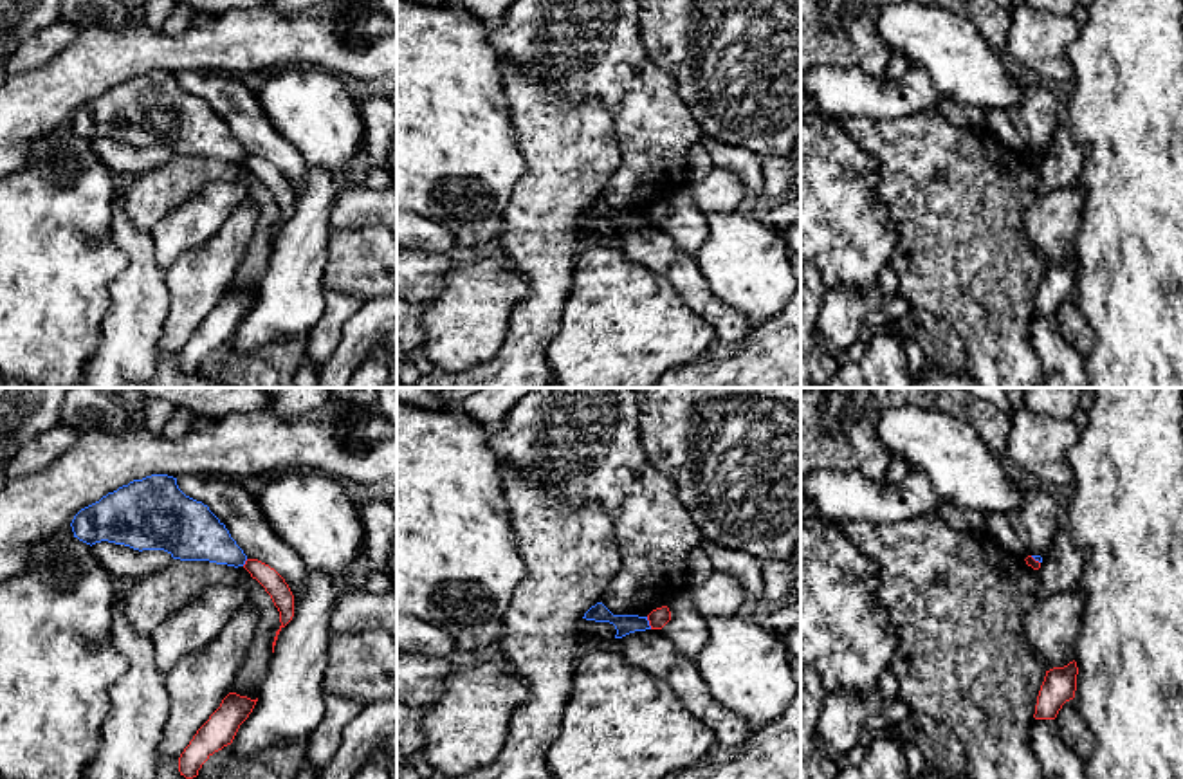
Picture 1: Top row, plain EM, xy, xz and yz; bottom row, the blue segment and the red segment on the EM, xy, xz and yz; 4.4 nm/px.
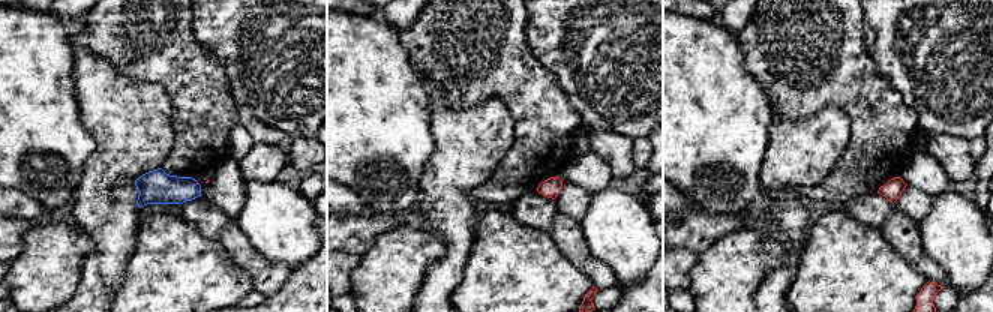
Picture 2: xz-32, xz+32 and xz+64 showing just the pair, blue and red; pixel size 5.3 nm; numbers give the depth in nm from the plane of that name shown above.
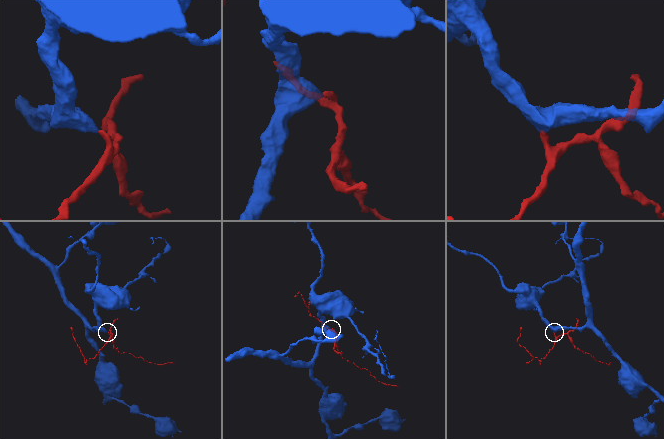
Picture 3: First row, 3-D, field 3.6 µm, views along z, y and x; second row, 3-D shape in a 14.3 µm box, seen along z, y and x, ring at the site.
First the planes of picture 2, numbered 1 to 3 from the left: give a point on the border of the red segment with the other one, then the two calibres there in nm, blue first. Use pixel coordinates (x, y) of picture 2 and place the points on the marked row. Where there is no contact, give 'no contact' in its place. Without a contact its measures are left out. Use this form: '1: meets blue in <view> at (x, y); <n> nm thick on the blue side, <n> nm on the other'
1: no contact
2: no contact
3: no contact

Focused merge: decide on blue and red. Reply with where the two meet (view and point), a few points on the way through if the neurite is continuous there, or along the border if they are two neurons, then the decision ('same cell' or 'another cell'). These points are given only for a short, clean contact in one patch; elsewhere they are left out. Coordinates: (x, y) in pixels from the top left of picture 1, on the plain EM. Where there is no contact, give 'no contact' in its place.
meets blue in xz at (648, 219); border along xz (646, 213), (651, 224); another cell

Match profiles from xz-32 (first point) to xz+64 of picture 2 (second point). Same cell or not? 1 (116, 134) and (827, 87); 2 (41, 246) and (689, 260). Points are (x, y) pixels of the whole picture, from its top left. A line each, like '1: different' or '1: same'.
1: different
2: different

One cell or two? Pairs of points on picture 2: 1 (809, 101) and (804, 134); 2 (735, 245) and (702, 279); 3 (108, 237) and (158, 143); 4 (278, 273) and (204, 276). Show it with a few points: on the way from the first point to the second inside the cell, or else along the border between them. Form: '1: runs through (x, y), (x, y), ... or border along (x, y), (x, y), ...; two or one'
1: border along (774, 108), (789, 119), (828, 107), (842, 111); two
2: runs through (728, 254), (711, 270); one
3: runs through (108, 212), (105, 207), (105, 186), (132, 158); one
4: border along (225, 251), (249, 275), (255, 288); two

